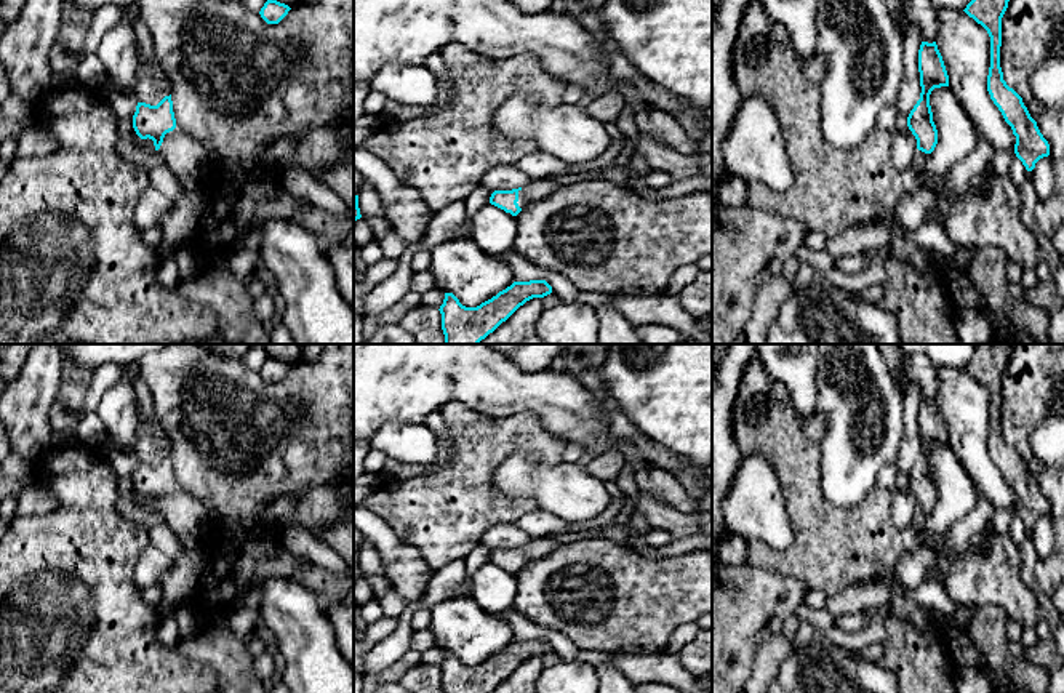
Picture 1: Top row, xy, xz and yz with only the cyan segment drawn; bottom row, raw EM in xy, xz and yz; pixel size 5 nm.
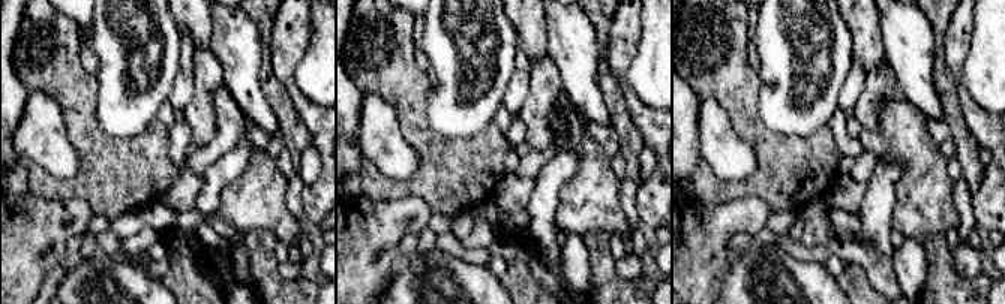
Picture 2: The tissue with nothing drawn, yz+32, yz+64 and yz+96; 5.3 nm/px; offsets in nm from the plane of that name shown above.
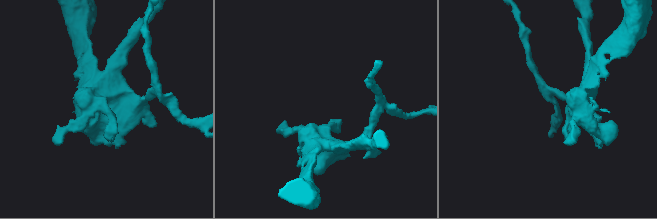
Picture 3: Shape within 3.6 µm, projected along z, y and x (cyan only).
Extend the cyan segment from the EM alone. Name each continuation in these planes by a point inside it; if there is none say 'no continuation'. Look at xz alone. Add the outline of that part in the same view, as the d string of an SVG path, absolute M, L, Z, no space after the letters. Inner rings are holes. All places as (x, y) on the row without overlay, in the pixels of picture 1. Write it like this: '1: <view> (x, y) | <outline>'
1: xz (540, 548) | M536 538L518 549L518 560L517 562L520 567L525 567L530 562L547 557L558 546L560 546L560 543L557 543L552 538Z

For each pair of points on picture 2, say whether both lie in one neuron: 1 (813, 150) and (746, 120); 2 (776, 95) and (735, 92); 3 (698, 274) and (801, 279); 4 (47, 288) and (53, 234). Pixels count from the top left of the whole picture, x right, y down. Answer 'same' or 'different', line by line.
1: same
2: different
3: different
4: different

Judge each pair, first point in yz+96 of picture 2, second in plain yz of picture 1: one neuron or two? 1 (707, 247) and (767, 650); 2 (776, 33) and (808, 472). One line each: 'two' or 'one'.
1: two
2: two

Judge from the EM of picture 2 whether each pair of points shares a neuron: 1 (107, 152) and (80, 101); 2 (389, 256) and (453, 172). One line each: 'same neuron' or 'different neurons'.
1: same neuron
2: different neurons

